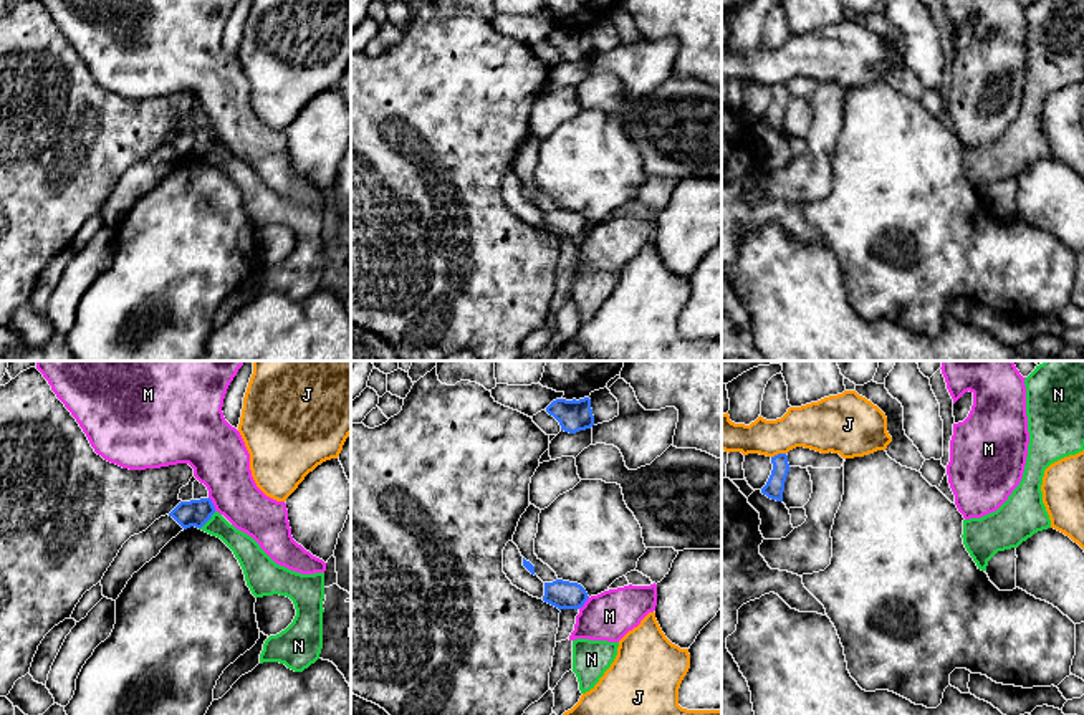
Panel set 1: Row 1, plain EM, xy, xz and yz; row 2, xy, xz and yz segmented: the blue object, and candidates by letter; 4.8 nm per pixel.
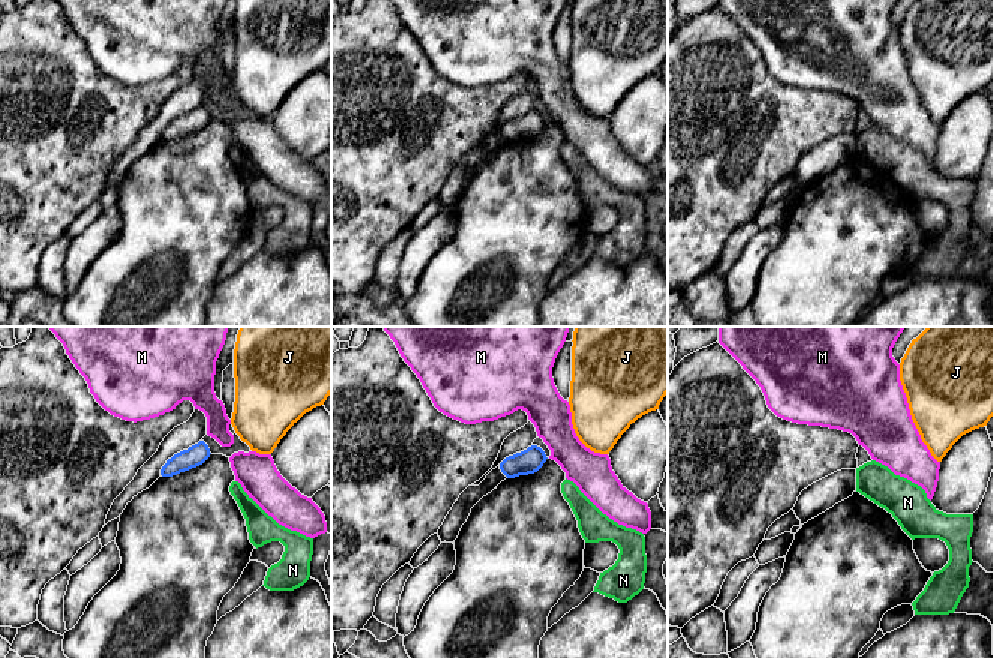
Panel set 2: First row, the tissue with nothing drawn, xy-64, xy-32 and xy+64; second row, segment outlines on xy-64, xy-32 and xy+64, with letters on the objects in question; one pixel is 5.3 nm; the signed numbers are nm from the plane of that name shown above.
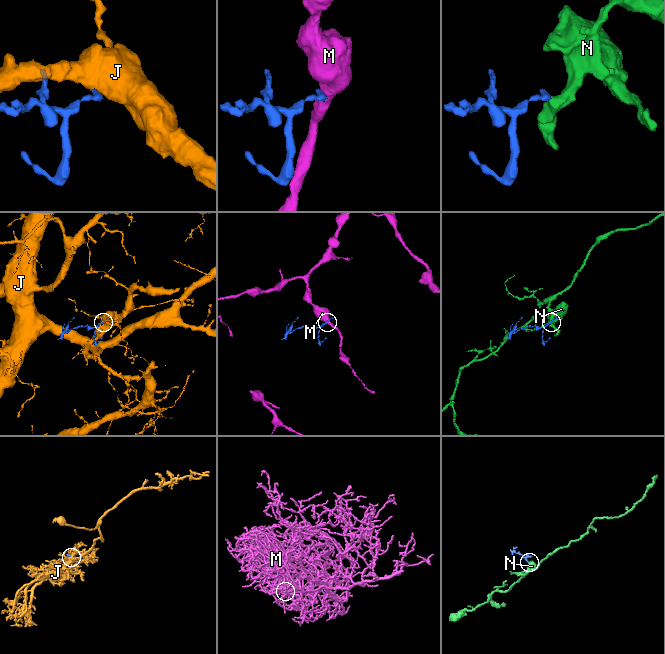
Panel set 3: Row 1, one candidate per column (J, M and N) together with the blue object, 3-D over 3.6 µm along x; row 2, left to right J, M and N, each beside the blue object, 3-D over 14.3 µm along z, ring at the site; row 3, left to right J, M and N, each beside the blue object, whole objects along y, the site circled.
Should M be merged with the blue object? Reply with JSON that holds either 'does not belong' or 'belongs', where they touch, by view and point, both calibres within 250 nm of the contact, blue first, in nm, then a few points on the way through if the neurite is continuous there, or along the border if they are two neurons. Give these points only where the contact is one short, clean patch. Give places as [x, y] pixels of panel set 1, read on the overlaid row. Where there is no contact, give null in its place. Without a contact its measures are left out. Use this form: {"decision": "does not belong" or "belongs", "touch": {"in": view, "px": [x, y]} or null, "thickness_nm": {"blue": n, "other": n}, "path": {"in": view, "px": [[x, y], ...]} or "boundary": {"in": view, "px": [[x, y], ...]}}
{"decision": "does not belong", "touch": {"in": "xy", "px": [212, 503]}, "thickness_nm": {"blue": 130, "other": 280}, "boundary": {"in": "xy", "px": [[209, 497], [215, 510]]}}

